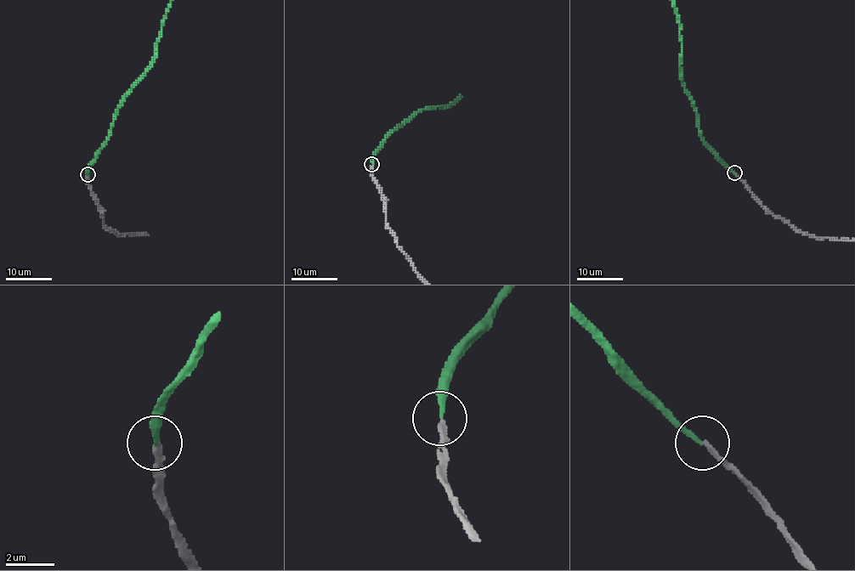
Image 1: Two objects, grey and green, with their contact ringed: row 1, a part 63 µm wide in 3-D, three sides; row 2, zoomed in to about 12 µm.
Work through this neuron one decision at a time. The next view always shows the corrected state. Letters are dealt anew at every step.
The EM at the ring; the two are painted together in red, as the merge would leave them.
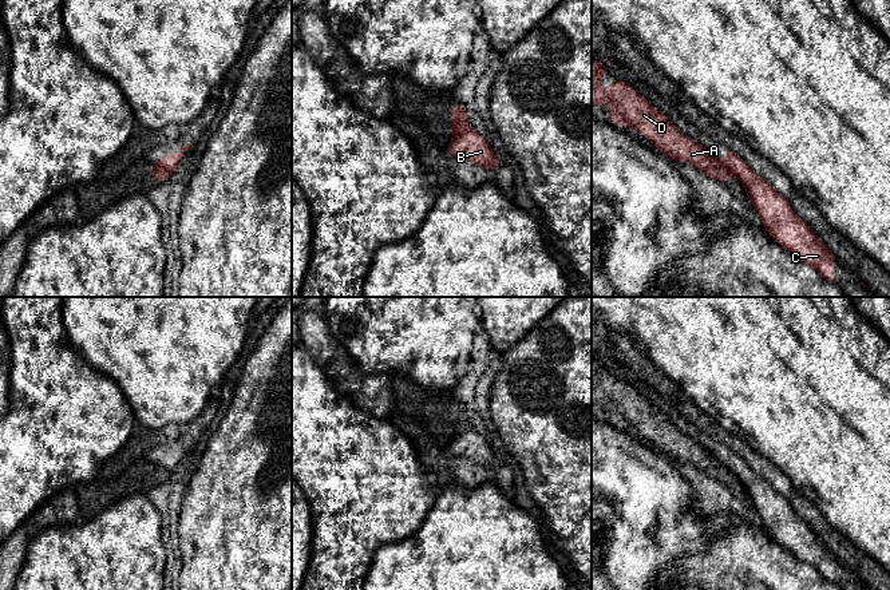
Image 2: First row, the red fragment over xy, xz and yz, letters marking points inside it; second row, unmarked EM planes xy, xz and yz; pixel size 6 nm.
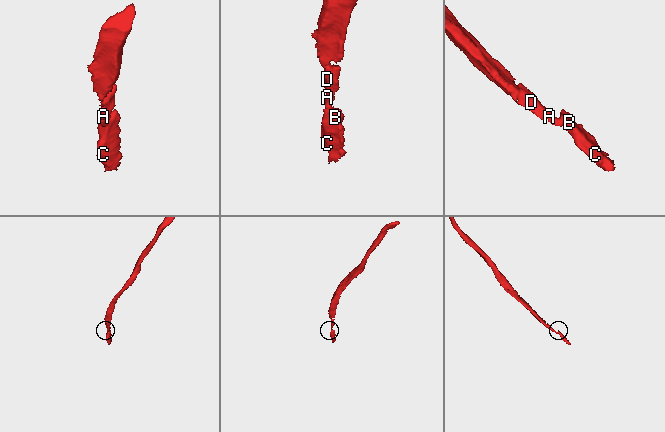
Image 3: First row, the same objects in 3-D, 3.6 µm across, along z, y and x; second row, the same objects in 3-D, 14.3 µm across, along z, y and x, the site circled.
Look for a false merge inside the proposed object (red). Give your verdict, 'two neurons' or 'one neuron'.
two neurons

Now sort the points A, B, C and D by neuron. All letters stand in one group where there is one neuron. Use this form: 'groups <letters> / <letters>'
groups A D / B C

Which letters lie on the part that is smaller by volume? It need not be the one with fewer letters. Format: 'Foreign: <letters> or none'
Foreign: B, C

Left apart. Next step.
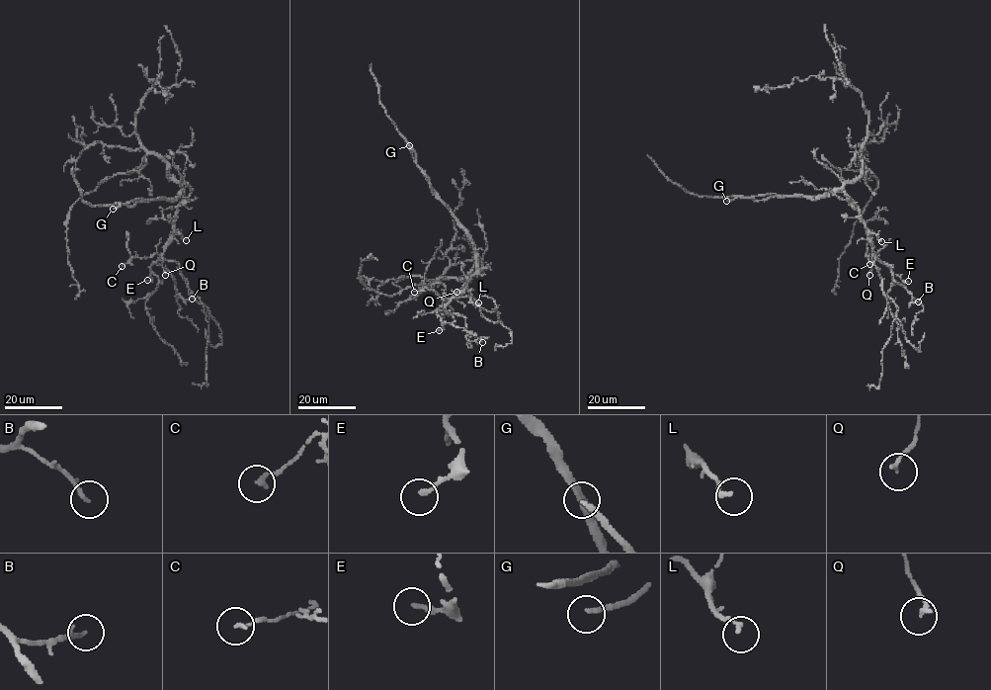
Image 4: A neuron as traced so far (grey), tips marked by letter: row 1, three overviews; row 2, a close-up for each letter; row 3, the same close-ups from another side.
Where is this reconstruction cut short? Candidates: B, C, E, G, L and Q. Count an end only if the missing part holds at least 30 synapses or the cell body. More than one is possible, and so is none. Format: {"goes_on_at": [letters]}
{"goes_on_at": ["G"]}

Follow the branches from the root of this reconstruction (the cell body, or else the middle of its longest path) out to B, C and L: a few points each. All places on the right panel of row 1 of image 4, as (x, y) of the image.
B: (844, 188), (861, 215), (872, 253), (891, 266), (893, 279), (911, 296), (912, 301), (918, 301)
C: (844, 188), (844, 193), (857, 207), (872, 251), (876, 253), (875, 257), (866, 256), (869, 264)
L: (844, 188), (844, 193), (857, 207), (865, 228), (881, 241)

